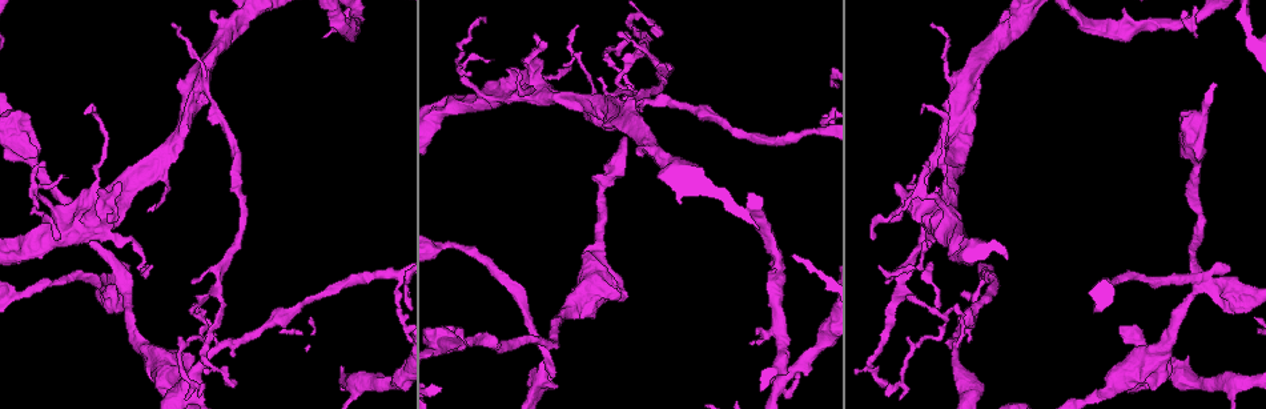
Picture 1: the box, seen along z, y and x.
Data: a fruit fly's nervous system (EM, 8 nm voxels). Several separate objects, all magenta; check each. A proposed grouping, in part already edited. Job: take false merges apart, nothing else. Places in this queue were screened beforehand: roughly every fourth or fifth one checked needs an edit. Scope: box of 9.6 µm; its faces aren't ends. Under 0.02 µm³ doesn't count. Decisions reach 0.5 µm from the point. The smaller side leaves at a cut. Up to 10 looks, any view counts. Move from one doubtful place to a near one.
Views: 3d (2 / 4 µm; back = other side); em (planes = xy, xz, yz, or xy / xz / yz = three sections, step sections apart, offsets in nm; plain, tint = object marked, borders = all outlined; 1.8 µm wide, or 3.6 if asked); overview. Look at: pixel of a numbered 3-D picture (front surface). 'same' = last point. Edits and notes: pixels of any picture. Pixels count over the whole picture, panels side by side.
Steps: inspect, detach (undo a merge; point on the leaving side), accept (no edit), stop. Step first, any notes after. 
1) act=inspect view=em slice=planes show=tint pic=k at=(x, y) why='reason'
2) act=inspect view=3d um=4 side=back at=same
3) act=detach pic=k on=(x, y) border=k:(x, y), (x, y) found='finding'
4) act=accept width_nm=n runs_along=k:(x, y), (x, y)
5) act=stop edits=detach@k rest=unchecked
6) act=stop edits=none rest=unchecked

act=inspect view=3d um=4 pic=1 at=(359, 379) why='three-way junction'

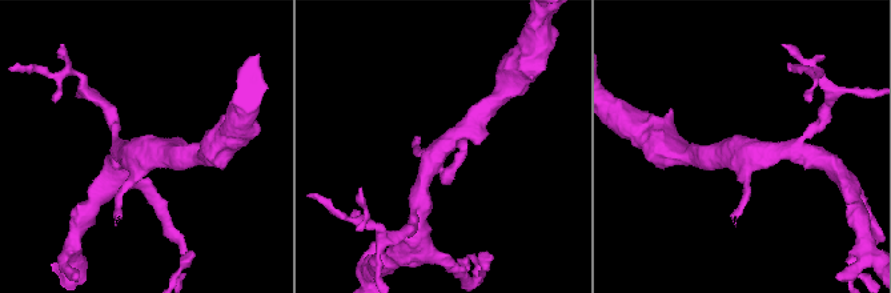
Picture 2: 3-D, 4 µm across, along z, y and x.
act=inspect view=em slice=yz step=16 show=tint pic=2 at=(442, 149) arms=3 why='need the tissue'

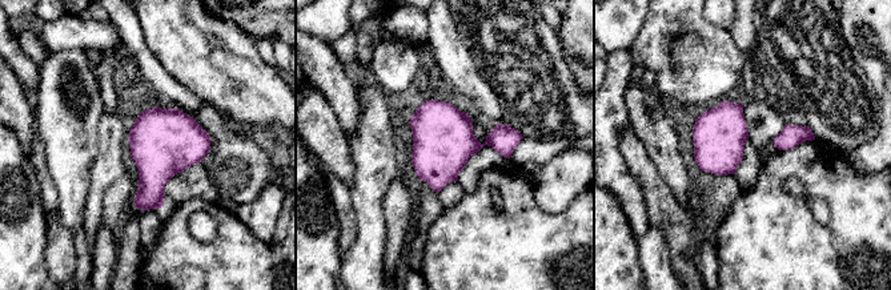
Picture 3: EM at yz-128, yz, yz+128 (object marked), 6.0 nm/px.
act=accept found='continuous, no second cell'

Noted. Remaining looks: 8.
act=inspect view=em slice=xz step=4 show=tint pic=1 at=(118, 282) why='looks like a crossing'

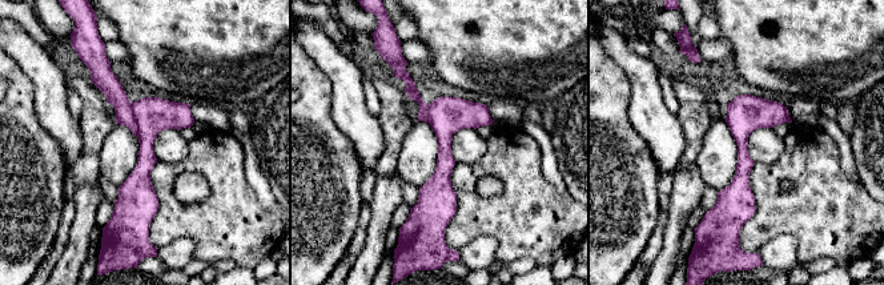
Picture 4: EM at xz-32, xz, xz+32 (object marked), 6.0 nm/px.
act=detach pic=4 on=(111, 87) part_leaving=4:(103, 76), (133, 128) found='a second cell is stuck on'

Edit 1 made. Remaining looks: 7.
act=inspect view=3d um=2 pic=1 at=(446, 343) why='calibre changes'

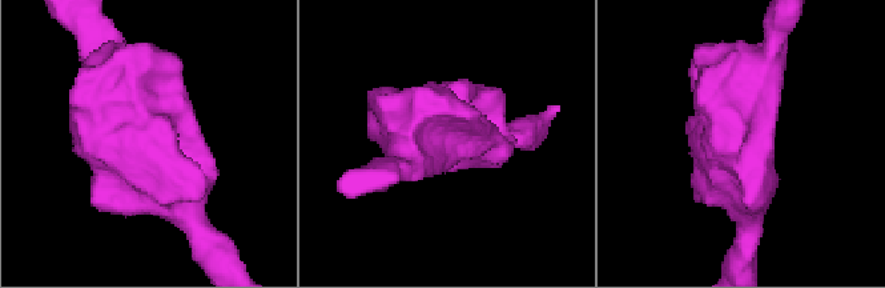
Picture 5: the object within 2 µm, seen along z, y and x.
act=inspect view=em slice=xy step=8 show=tint pic=5 at=(154, 181) arm_widths_nm=200,440 why='need the tissue'

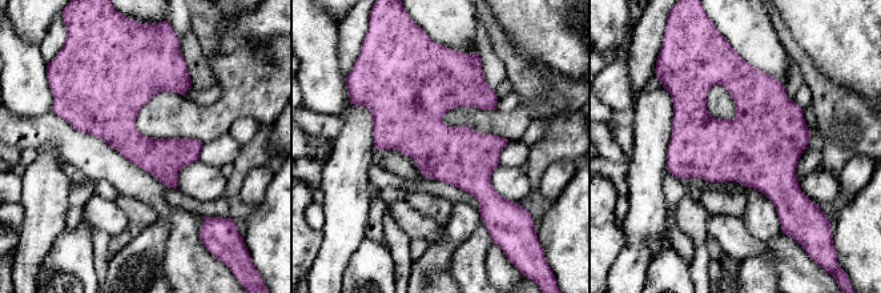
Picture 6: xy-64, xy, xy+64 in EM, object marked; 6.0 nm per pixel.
act=inspect view=em slice=planes show=tint at=same why='another direction'

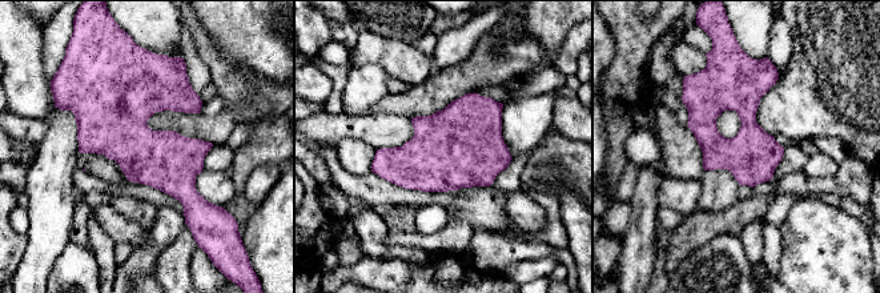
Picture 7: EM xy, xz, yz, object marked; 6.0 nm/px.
act=accept width_nm=320 found='all the same cell'

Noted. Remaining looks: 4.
act=inspect view=3d um=2 side=back pic=1 at=(200, 88) why='a fork'

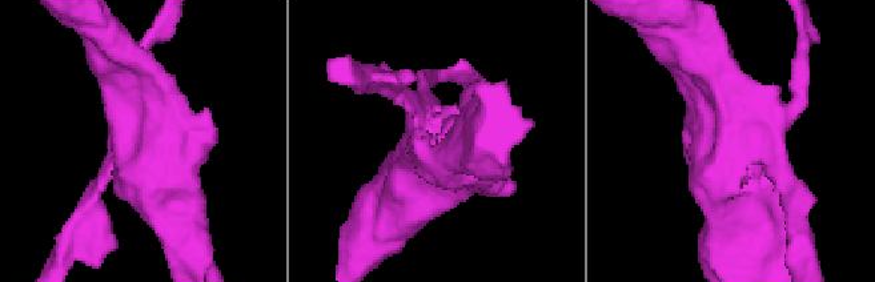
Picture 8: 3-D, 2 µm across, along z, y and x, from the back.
act=inspect view=em slice=planes show=plain pic=8 at=(431, 131) why='need the tissue'

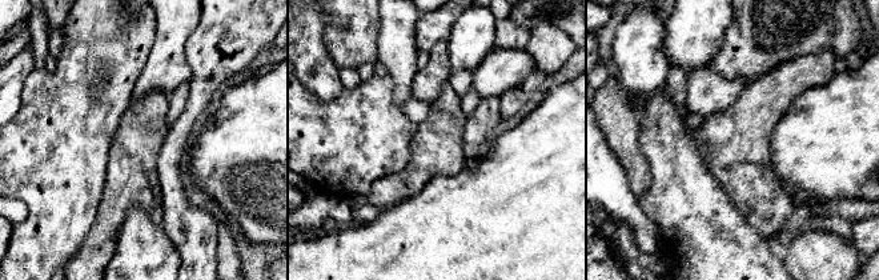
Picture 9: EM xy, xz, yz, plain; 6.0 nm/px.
act=inspect view=em slice=planes show=borders at=same

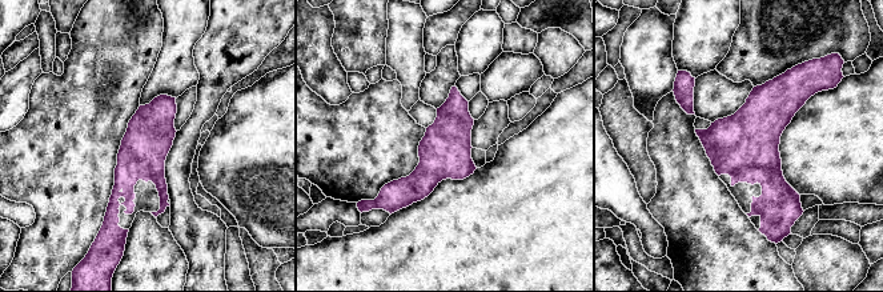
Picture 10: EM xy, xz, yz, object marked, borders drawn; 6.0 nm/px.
act=accept runs_along=10:(172, 100), (127, 174), (113, 215) found='one cell here'

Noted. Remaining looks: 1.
act=stop edits=detach@4 rest=unchecked

